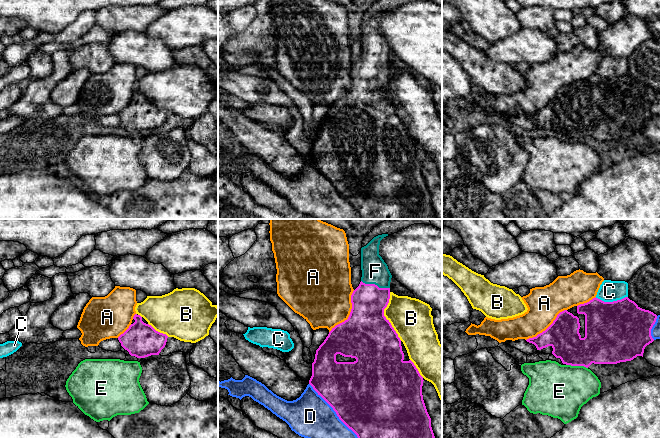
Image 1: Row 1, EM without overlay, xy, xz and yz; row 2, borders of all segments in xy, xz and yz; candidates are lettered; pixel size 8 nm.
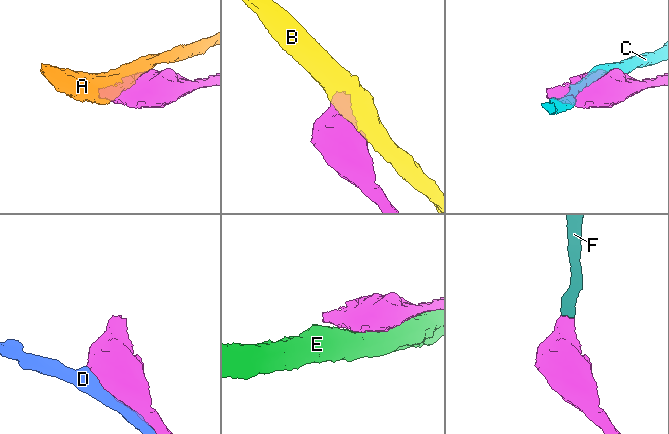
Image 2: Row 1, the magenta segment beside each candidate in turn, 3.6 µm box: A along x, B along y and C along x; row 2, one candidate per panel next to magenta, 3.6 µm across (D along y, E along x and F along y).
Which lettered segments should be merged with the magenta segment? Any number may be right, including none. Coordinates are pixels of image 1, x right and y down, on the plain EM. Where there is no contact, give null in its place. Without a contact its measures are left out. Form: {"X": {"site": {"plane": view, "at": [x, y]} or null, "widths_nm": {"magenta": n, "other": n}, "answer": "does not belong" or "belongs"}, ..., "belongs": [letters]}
{"A": {"site": {"plane": "xz", "at": [350, 89]}, "widths_nm": {"magenta": 400, "other": 440}, "answer": "does not belong"}, "B": {"site": {"plane": "xz", "at": [384, 92]}, "widths_nm": {"magenta": 400, "other": 320}, "answer": "does not belong"}, "C": {"site": {"plane": "yz", "at": [611, 78]}, "widths_nm": {"magenta": 480, "other": 170}, "answer": "does not belong"}, "D": {"site": {"plane": "xz", "at": [336, 189]}, "widths_nm": {"magenta": 500, "other": 360}, "answer": "does not belong"}, "E": {"site": {"plane": "yz", "at": [577, 141]}, "widths_nm": {"magenta": 300, "other": 420}, "answer": "does not belong"}, "F": {"site": {"plane": "xz", "at": [374, 60]}, "widths_nm": {"magenta": 280, "other": 200}, "answer": "belongs"}, "belongs": ["F"]}

